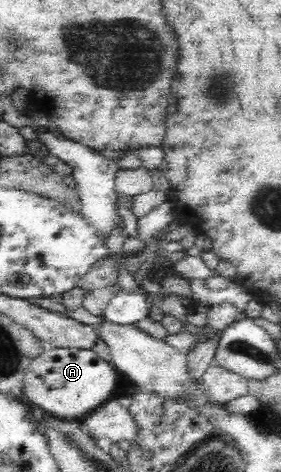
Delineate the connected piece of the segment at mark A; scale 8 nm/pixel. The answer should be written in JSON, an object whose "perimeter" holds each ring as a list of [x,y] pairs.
{"perimeter":[[[48,347],[25,369],[21,390],[28,401],[48,414],[82,421],[84,416],[90,415],[104,401],[112,399],[114,391],[118,389],[119,374],[111,362],[107,362],[92,348]]]}

